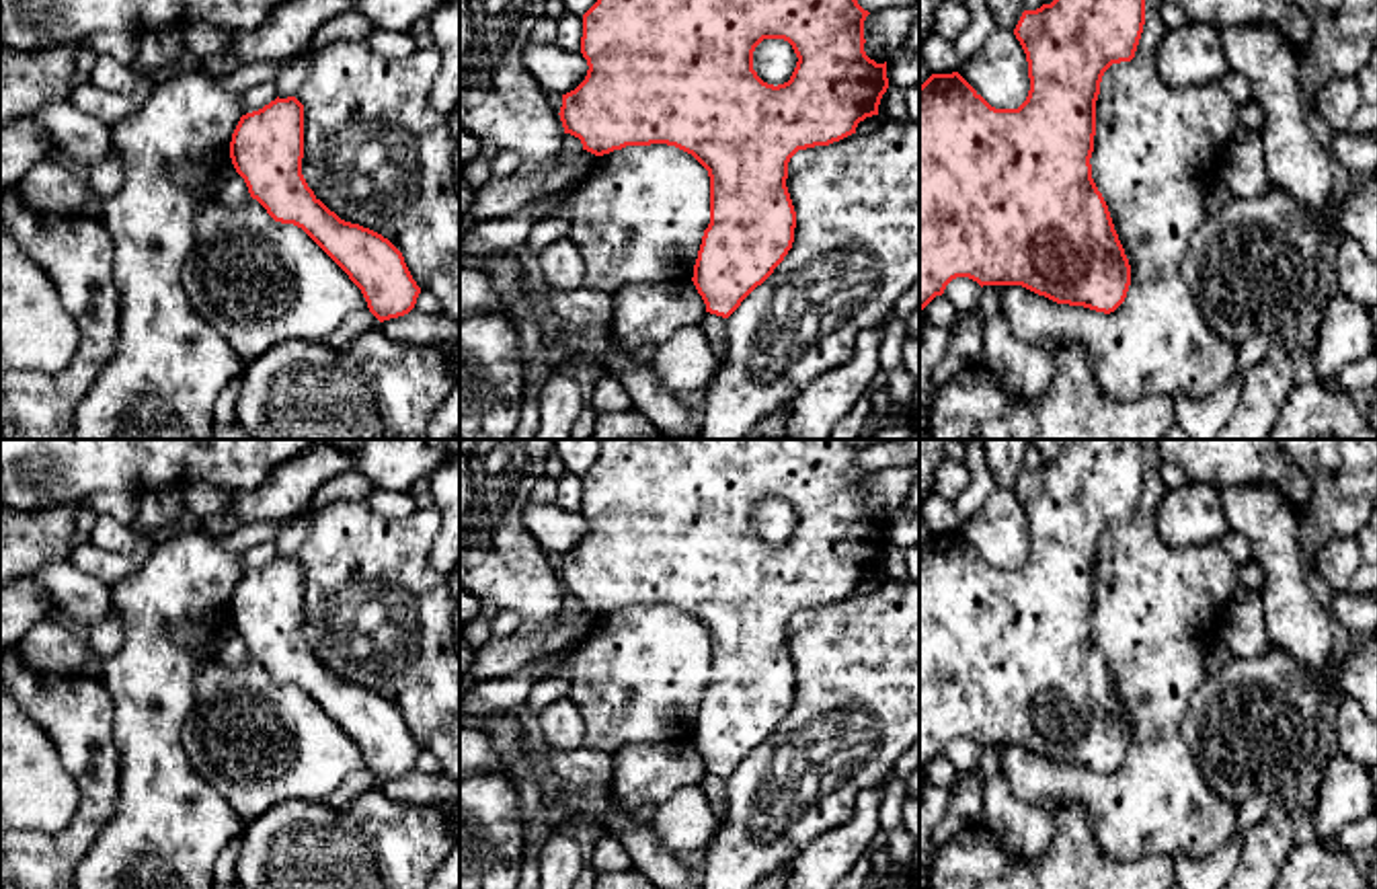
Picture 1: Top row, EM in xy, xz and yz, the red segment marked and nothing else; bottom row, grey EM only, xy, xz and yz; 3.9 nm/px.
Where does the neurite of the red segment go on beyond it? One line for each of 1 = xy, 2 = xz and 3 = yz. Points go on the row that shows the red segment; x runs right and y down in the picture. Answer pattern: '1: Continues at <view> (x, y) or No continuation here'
1: No continuation here
2: No continuation here
3: No continuation here

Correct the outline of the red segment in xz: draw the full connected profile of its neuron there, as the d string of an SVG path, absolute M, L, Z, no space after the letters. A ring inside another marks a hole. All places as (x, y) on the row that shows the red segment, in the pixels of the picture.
M597 0L583 14L581 53L587 60L585 80L562 94L560 121L564 133L581 140L583 150L603 156L626 146L667 144L692 154L710 177L710 224L704 230L694 265L694 285L706 304L706 312L729 318L741 302L761 285L784 261L794 242L796 211L786 187L788 162L798 150L829 146L852 133L866 117L878 115L878 105L889 88L887 62L876 64L864 51L864 21L870 12L858 0ZM763 39L784 39L792 45L798 62L788 82L768 84L753 70L753 51Z

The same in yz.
M1053 0L1036 10L1024 10L1014 35L1020 41L1026 62L1030 90L1018 109L991 107L958 72L932 74L919 86L919 312L942 296L946 285L956 277L969 277L983 285L1022 285L1057 304L1084 306L1110 314L1127 298L1131 285L1131 265L1114 230L1108 205L1092 179L1092 152L1096 136L1096 101L1104 72L1112 64L1135 57L1145 25L1145 0Z

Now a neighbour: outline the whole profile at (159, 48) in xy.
M183 27L144 31L140 33L137 55L133 60L137 68L135 84L129 92L109 92L88 80L72 88L70 101L82 113L113 127L119 119L135 113L144 105L146 96L158 84L156 72L164 66L176 66L183 51Z

